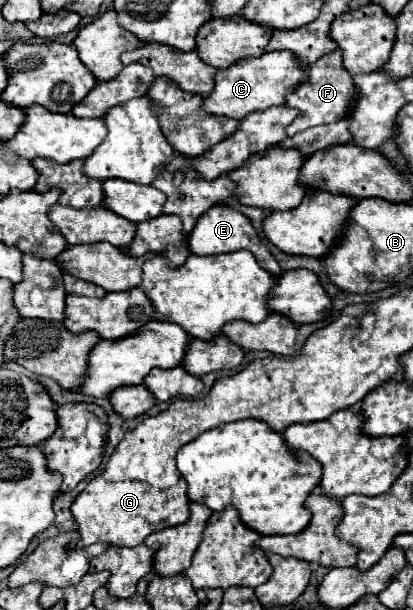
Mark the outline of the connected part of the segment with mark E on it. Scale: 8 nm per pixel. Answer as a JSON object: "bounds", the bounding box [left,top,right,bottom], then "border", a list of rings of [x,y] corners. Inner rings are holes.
{"bounds":[188,206,282,278],"border":[[[214,206],[212,210],[208,210],[208,214],[202,214],[198,218],[196,226],[188,234],[188,250],[190,254],[196,254],[196,256],[214,256],[214,254],[226,254],[226,252],[236,252],[236,250],[250,250],[266,272],[274,274],[276,278],[282,274],[278,262],[272,258],[264,242],[258,238],[250,220],[238,210],[228,208],[228,206]]]}

